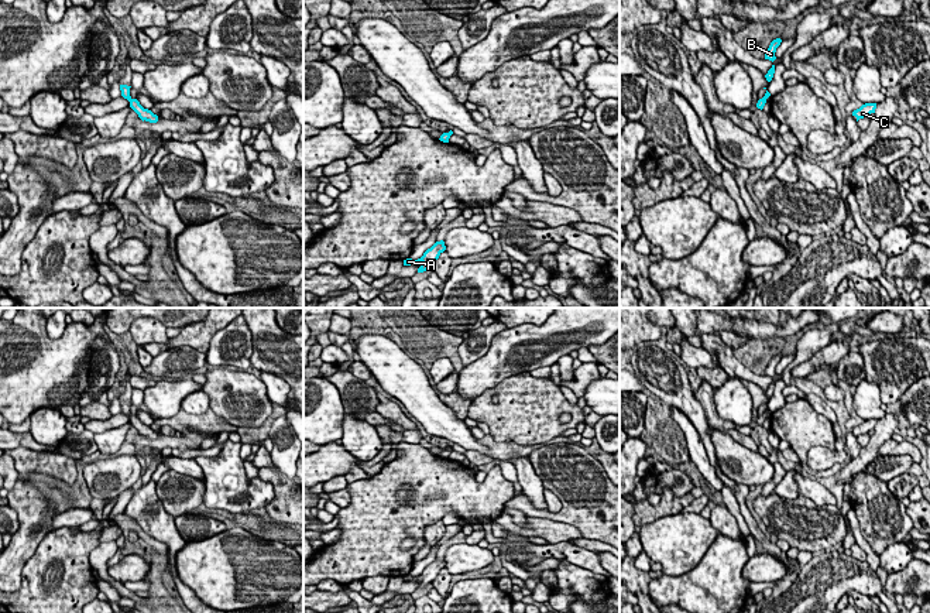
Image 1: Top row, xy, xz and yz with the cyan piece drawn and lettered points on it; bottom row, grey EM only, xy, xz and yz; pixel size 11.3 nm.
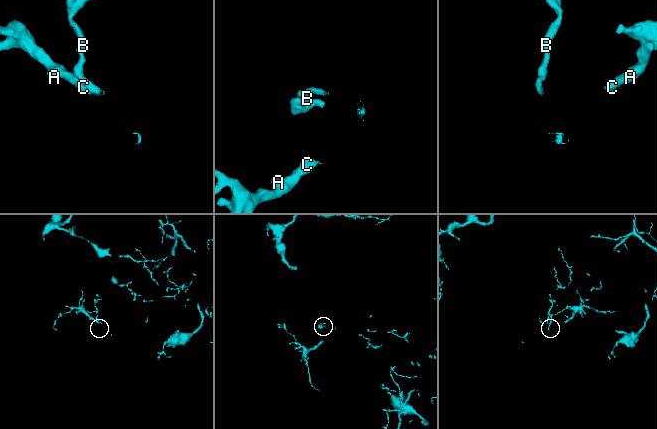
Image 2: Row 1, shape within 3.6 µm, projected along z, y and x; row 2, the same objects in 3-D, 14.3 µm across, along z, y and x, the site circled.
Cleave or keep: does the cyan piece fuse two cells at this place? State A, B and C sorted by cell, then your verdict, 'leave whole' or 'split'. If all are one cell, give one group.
A C / B; split

